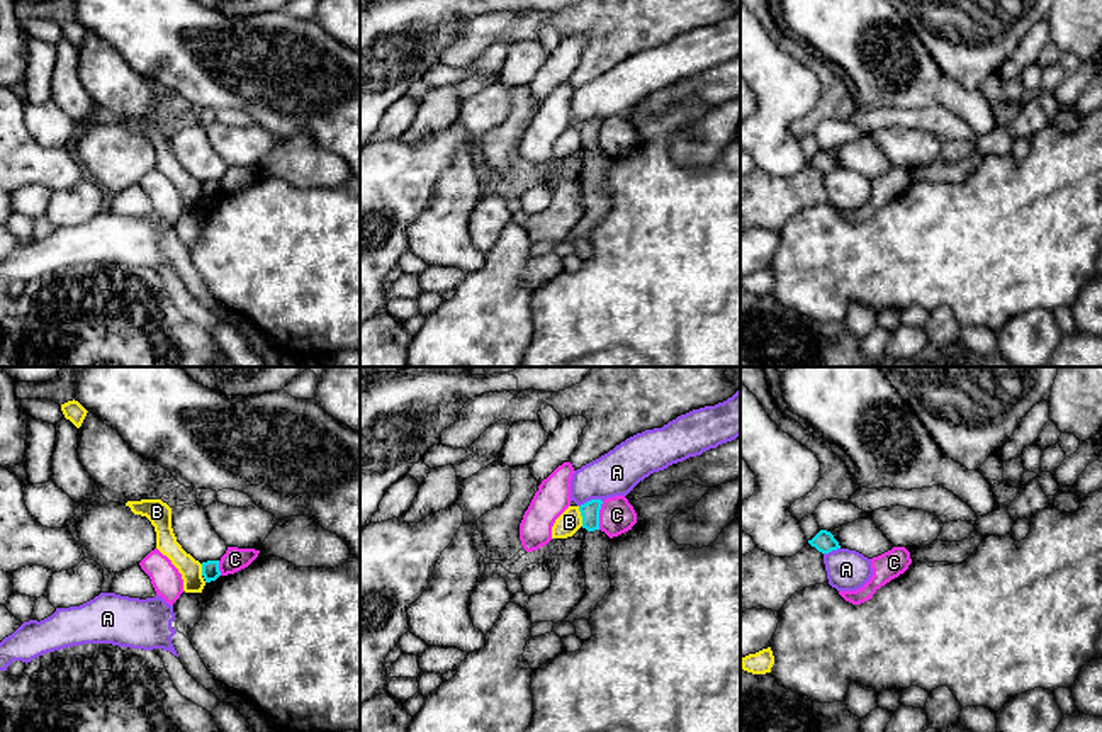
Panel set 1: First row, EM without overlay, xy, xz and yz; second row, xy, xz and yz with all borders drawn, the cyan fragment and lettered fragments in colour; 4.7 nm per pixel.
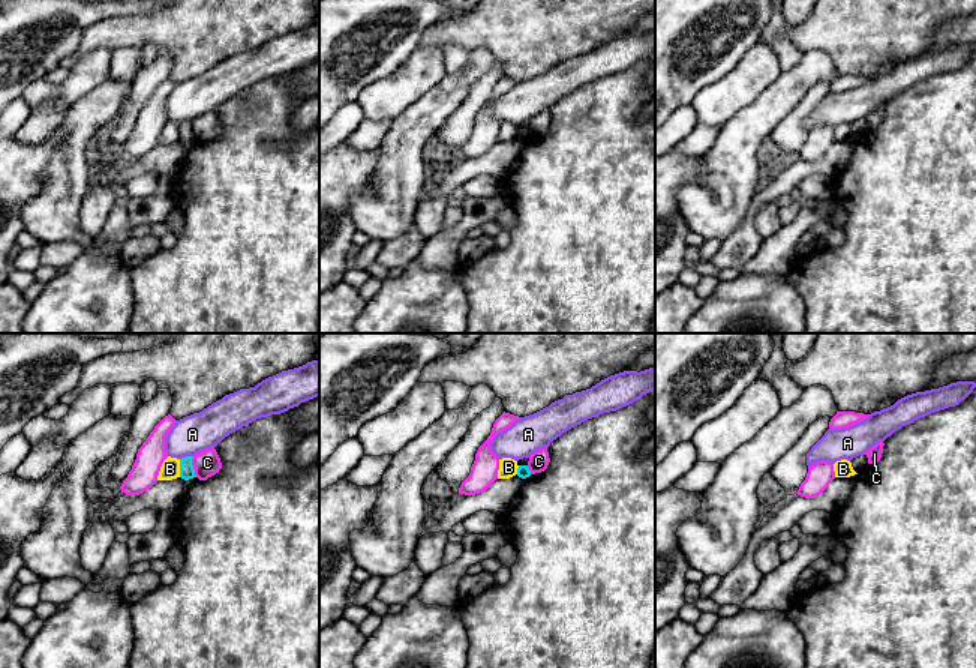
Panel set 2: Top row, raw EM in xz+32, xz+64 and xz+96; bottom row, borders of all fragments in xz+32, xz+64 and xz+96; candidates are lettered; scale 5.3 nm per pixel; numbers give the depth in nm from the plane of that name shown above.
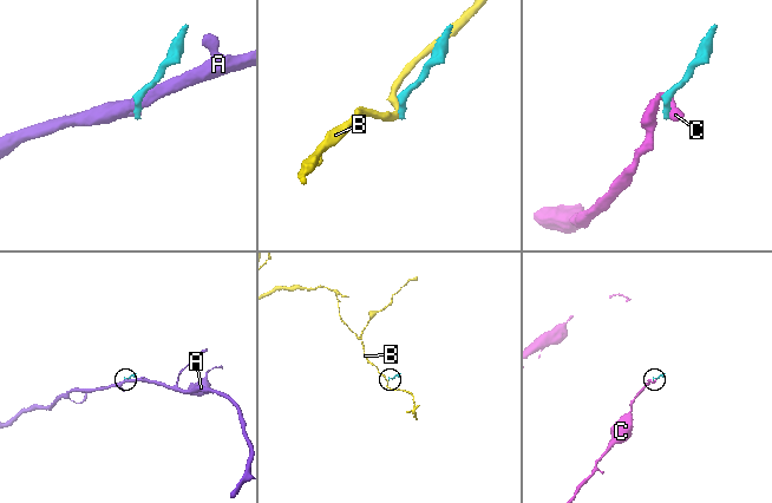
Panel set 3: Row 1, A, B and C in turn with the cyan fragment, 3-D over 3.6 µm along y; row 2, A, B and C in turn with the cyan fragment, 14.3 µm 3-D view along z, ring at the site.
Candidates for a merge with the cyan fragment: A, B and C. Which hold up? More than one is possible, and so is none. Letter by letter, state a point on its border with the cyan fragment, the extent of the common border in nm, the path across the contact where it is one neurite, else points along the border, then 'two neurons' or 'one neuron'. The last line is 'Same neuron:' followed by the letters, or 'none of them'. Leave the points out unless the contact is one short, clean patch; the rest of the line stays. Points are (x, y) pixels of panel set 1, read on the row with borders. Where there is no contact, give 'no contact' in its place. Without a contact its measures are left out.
A: contact xz (591, 500); length 120 nm; border xz (601, 500), (588, 500), (579, 506); two neurons
B: contact xz (583, 517); length 100 nm; border xz (578, 506), (583, 525); two neurons
C: contact xz (598, 515); length 140 nm; border xz (603, 501), (598, 529); two neurons
Same neuron: none of them

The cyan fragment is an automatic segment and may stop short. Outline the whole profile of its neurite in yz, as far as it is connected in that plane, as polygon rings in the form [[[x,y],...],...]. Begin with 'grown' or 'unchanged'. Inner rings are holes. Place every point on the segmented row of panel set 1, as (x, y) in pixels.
unchanged | [[[820,530],[812,540],[808,540],[808,543],[822,554],[841,549],[839,542],[827,530]]]

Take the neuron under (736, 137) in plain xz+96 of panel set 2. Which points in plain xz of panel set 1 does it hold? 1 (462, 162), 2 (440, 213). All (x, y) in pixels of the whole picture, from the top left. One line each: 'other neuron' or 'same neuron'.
1: same neuron
2: same neuron

